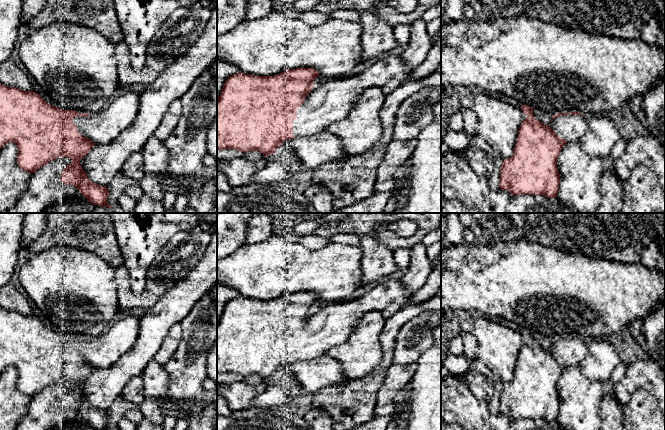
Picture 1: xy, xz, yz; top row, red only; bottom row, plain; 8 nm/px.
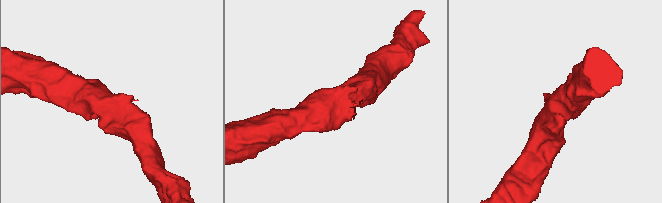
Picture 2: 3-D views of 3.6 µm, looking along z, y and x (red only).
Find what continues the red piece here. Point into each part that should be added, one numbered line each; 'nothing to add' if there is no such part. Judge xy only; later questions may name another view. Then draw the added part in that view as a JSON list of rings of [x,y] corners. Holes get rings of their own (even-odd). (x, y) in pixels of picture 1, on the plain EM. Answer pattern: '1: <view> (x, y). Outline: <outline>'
1: xy (103, 351). Outline: [[[127,313],[119,320],[114,320],[109,329],[102,335],[90,340],[75,340],[73,347],[77,355],[95,368],[107,368],[116,363],[122,355],[127,353],[135,344],[140,328],[140,316]]]

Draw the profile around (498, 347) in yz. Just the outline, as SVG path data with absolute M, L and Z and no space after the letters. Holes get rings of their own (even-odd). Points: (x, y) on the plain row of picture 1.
M475 314L472 333L477 341L477 359L484 362L503 384L512 381L520 349L527 339L522 336L521 332L501 325L498 320L479 314Z

